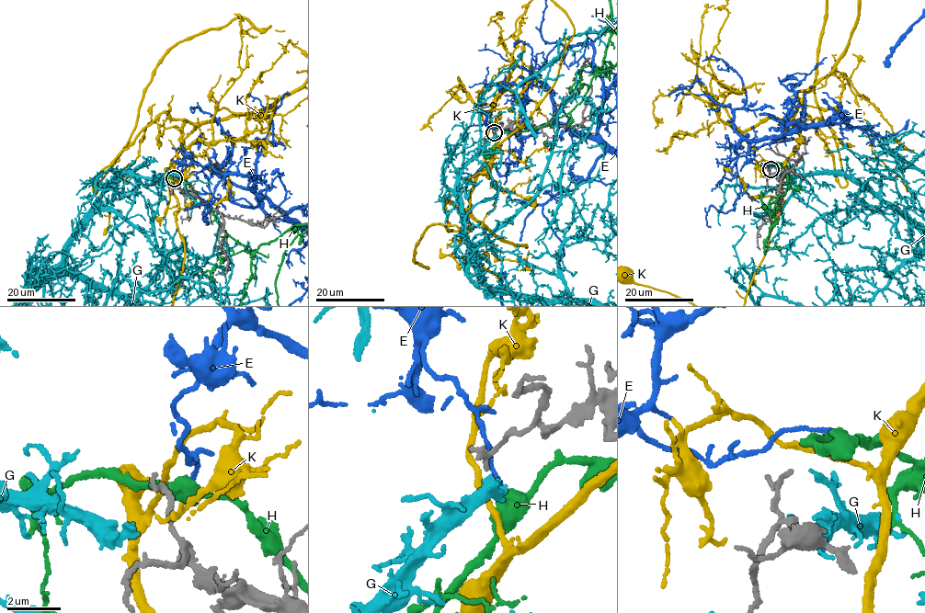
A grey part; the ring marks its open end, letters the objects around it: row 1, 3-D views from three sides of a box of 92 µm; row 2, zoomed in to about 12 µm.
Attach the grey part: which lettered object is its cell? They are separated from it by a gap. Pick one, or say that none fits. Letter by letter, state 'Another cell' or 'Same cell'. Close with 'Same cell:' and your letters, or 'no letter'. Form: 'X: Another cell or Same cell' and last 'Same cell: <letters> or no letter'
E: Another cell
G: Same cell
H: Another cell
K: Another cell
Same cell: G

